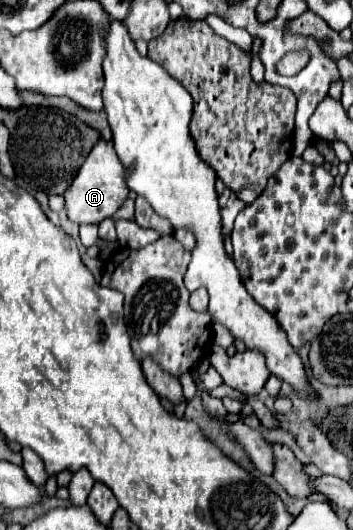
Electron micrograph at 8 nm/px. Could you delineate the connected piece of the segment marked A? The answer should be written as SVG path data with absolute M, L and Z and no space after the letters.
M98 140L92 152L86 156L84 164L76 172L74 180L70 182L68 190L62 194L68 220L74 224L98 224L104 218L114 216L114 212L124 204L128 198L128 188L124 182L124 166L120 166L120 158L112 150L112 142Z

